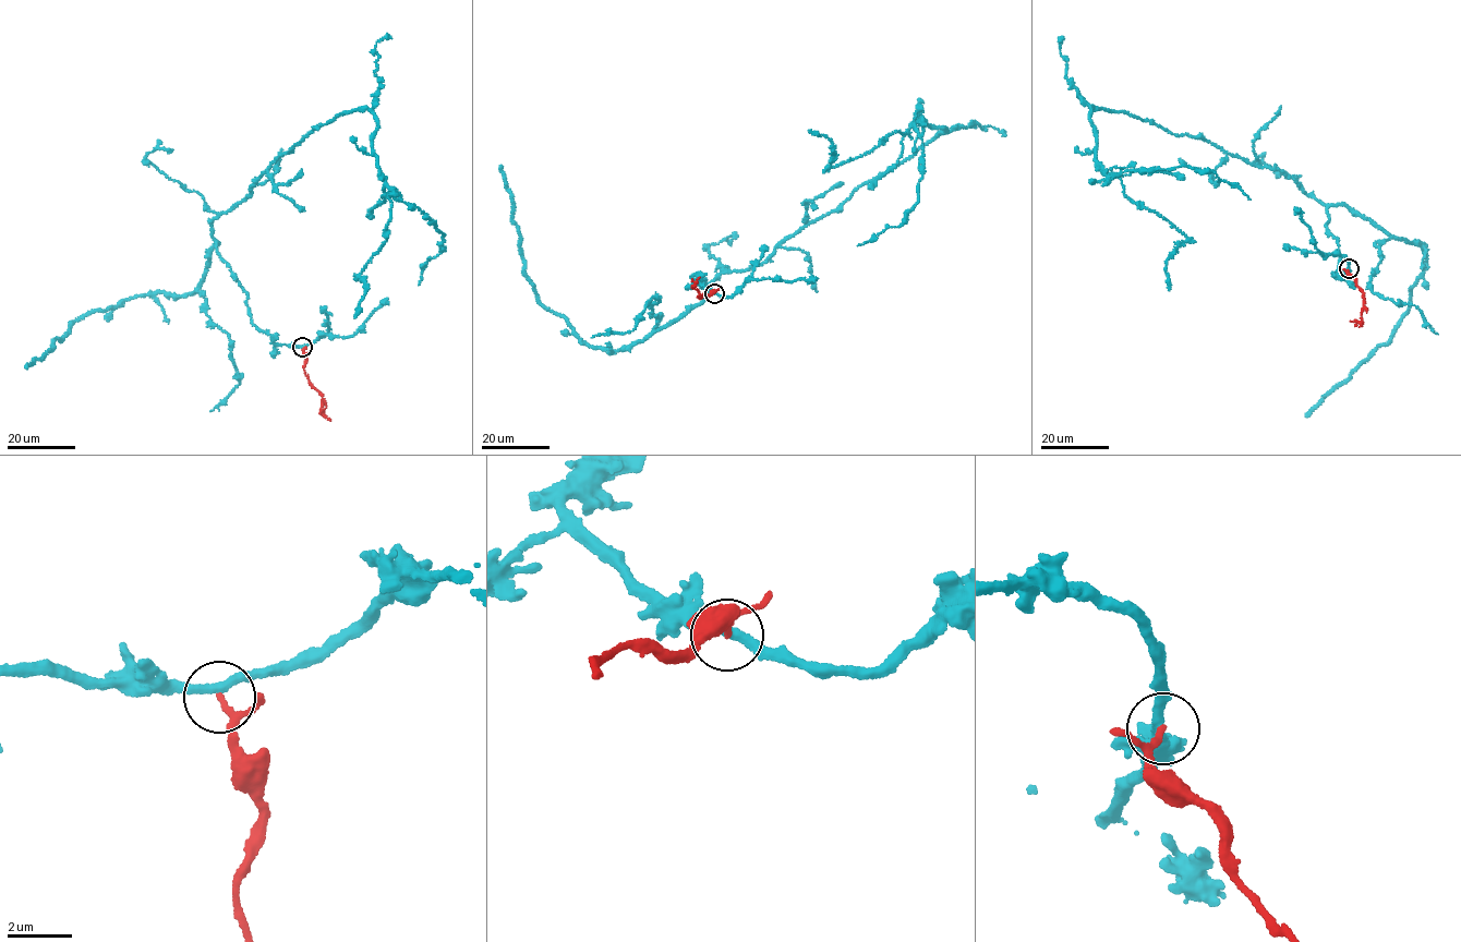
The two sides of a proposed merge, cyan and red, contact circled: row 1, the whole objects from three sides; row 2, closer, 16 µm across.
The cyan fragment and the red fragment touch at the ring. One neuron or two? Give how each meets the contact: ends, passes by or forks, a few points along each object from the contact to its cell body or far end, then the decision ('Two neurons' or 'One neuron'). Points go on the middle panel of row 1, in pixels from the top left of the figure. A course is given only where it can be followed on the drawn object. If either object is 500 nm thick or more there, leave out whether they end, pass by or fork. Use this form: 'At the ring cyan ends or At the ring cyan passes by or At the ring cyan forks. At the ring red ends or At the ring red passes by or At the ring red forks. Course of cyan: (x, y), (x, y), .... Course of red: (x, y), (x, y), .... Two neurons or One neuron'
At the ring cyan passes by. At the ring red ends. Course of cyan: (714, 292), (691, 277), (708, 287), (763, 262), (944, 127), (915, 120), (918, 202), (857, 244). Course of red: (714, 292), (698, 297), (701, 297), (700, 293), (692, 287), (699, 277). Two neurons

